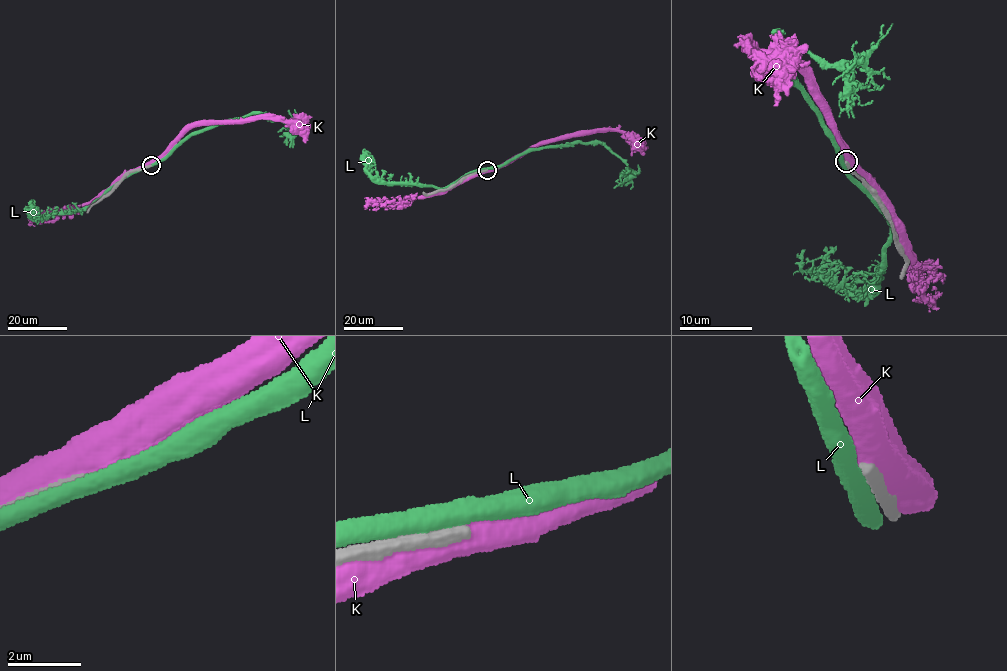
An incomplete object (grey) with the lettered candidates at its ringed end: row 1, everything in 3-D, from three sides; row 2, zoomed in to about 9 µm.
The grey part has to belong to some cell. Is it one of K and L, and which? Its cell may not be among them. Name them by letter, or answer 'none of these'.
none of these

